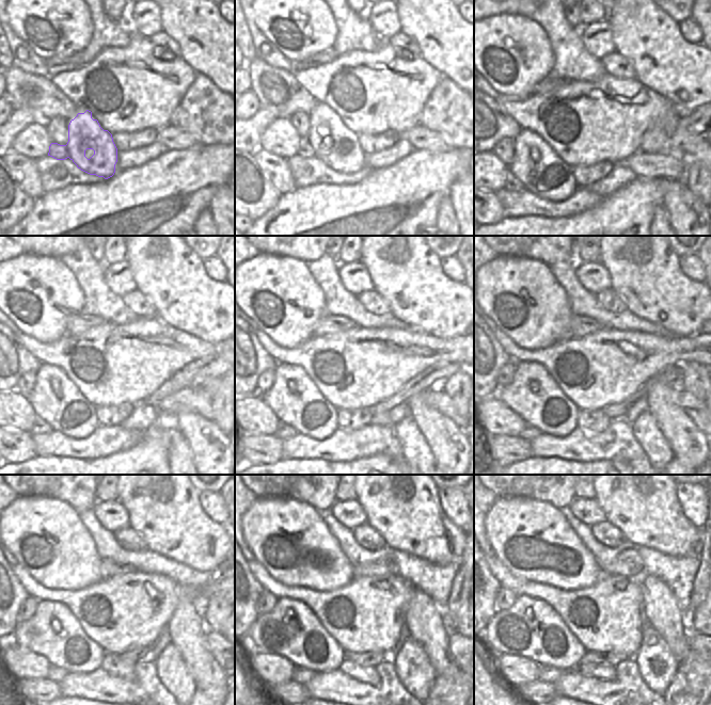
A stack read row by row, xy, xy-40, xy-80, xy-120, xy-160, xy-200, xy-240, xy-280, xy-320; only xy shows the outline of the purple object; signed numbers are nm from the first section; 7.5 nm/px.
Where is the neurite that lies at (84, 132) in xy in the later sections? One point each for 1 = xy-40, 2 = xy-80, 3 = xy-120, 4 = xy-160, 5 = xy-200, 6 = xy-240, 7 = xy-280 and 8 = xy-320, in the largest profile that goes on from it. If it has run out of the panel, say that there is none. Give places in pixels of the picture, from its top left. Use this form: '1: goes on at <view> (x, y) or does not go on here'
1: goes on at xy-40 (312, 171)
2: goes on at xy-80 (536, 163)
3: goes on at xy-120 (54, 398)
4: goes on at xy-160 (296, 400)
5: goes on at xy-200 (533, 394)
6: goes on at xy-240 (53, 631)
7: goes on at xy-280 (291, 629)
8: goes on at xy-320 (532, 628)

